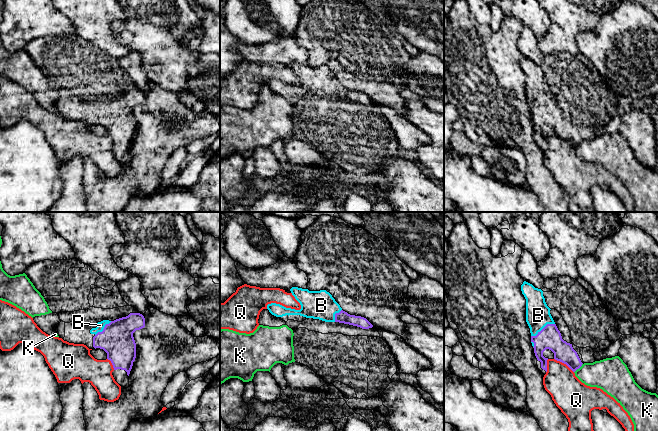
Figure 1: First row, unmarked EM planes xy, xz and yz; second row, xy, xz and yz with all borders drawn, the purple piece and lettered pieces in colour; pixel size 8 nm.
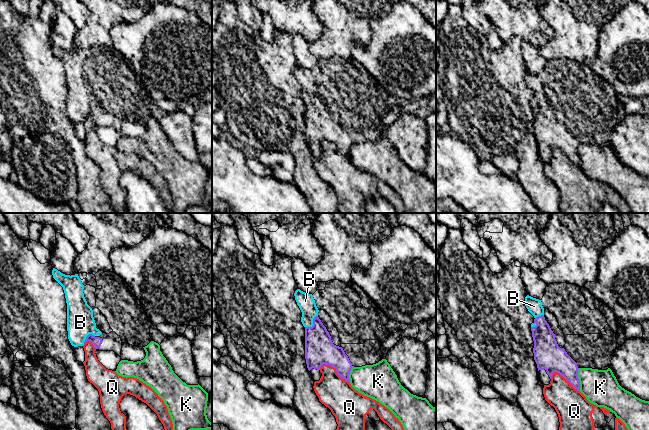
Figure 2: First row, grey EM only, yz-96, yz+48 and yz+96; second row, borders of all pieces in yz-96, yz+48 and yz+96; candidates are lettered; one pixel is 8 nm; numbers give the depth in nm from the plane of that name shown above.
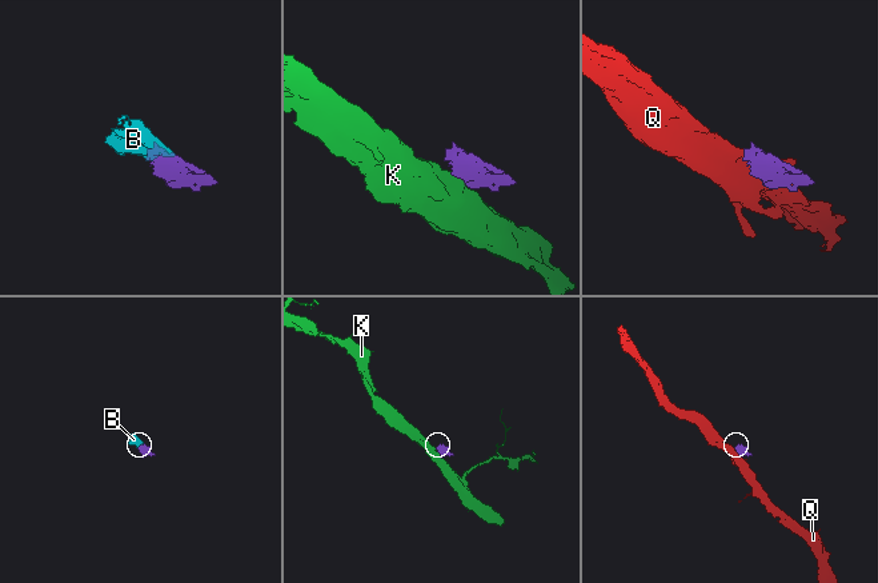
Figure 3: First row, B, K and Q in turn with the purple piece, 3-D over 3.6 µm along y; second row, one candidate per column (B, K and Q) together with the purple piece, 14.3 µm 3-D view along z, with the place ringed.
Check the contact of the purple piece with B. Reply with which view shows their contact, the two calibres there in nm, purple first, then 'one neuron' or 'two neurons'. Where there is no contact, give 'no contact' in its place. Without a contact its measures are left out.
meets purple in yz; 180 nm thick on the purple side, 190 nm on the other; one neuron

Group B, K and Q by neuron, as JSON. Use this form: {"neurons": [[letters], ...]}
{"neurons": [["B"], ["K"], ["Q"]]}

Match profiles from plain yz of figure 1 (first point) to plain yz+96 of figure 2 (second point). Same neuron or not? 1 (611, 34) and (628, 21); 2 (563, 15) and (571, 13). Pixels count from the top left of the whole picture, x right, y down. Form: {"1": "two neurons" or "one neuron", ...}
{"1": "one neuron", "2": "one neuron"}

